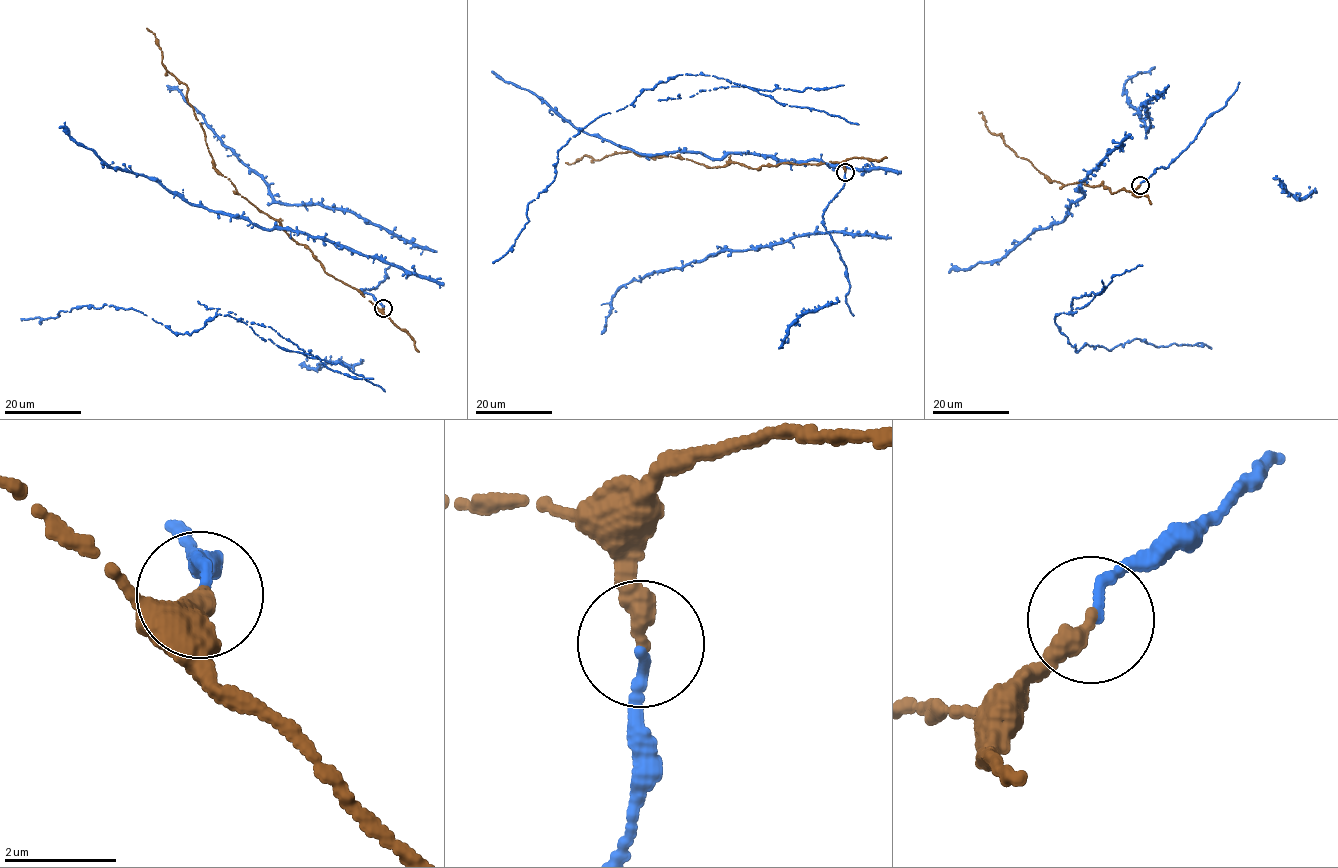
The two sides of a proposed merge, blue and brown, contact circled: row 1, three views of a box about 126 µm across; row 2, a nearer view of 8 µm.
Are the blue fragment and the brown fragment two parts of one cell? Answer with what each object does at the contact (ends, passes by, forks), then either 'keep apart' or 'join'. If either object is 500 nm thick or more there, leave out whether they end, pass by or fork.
blue ends; brown ends; join

